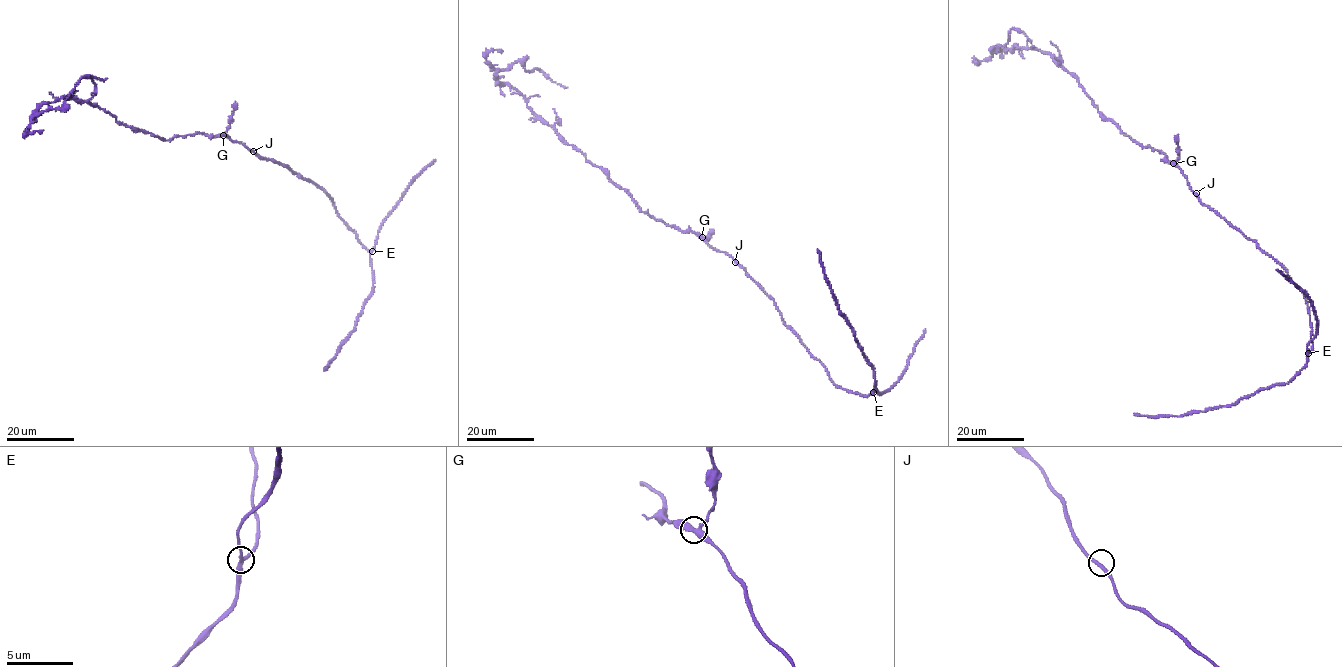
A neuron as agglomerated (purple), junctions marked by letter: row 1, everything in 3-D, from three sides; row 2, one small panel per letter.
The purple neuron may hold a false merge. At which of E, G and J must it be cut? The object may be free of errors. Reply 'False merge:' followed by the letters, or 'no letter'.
False merge: no letter

